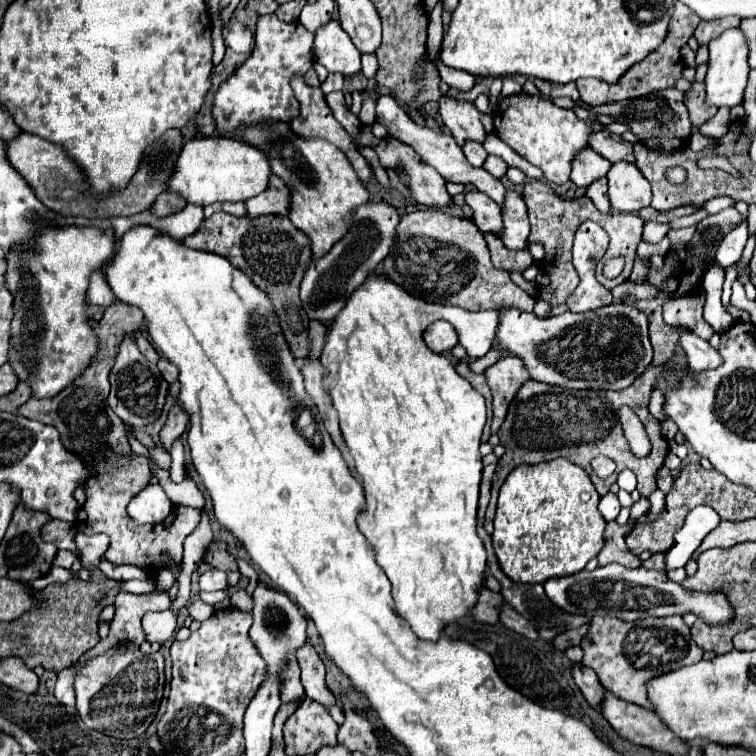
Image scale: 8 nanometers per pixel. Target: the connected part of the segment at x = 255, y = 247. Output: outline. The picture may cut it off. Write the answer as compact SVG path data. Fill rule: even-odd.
M214 213L210 219L204 219L202 227L194 235L186 237L182 243L192 249L218 253L226 257L234 267L242 269L254 281L254 285L260 287L264 293L268 293L268 297L272 299L286 341L290 343L290 351L298 359L298 363L302 361L302 357L310 353L308 315L306 311L302 311L298 291L306 267L312 261L312 249L310 239L300 229L296 229L288 217L268 215L268 221L264 221L264 217L248 219L248 217L234 217L228 213Z

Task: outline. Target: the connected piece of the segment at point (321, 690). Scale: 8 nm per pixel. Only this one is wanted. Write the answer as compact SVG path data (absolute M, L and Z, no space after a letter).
M306 641L296 651L300 669L302 669L302 685L306 689L306 695L324 707L332 707L336 703L336 697L324 683L324 663L310 641Z

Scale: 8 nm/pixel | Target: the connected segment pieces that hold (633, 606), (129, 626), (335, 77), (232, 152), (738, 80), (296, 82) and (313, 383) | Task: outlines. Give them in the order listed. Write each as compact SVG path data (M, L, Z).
M606 565L594 571L580 571L568 577L554 577L544 583L544 589L552 603L558 603L560 609L596 617L596 615L614 615L622 621L636 621L646 617L666 617L692 611L696 617L706 619L708 623L726 623L732 617L732 607L722 593L698 593L686 591L682 585L670 581L664 571L654 569L626 569L622 565Z
M156 591L154 595L132 595L132 593L120 593L114 601L116 615L110 625L110 633L106 639L102 639L94 649L90 649L86 655L82 655L82 661L88 661L110 647L116 647L122 641L132 641L136 645L146 641L144 629L142 629L142 617L148 611L166 611L170 607L170 599L166 591Z
M330 73L328 79L322 83L322 91L340 91L342 89L342 83L344 83L344 77L338 75L338 73Z
M200 137L184 145L172 179L168 181L170 191L178 191L188 203L210 205L216 201L248 201L250 197L266 191L272 175L270 159L246 141L230 137Z
M726 29L718 39L708 43L710 47L710 69L706 75L706 103L716 107L734 107L742 101L750 65L748 65L748 43L742 29Z
M294 77L294 79L292 79L292 89L294 89L296 99L300 101L300 117L292 119L292 123L290 123L292 131L296 131L296 135L302 135L304 139L320 137L320 139L326 139L328 143L336 145L336 147L338 147L338 149L340 149L340 151L342 151L342 153L352 161L352 165L354 165L354 169L356 169L358 177L360 177L364 183L370 183L370 181L372 181L372 177L374 177L372 167L370 167L370 165L368 165L368 161L360 155L360 151L356 149L356 145L354 145L352 137L350 137L350 135L344 131L344 127L334 119L334 115L332 115L330 107L328 107L328 105L326 105L326 101L324 101L324 93L322 93L320 89L308 87L308 85L304 83L304 79L302 79L302 77Z
M304 359L302 363L302 375L304 375L304 383L306 383L306 391L308 395L316 401L318 411L324 419L324 425L328 429L328 433L332 435L336 447L340 451L348 451L340 427L338 427L338 413L334 411L332 403L330 403L330 393L326 391L326 387L322 387L322 379L326 377L326 369L322 367L320 359Z

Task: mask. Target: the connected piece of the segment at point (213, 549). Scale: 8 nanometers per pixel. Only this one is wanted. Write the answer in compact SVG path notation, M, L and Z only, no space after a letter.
M212 541L204 553L204 563L208 563L214 569L222 569L222 571L238 571L236 559L228 553L228 545L224 541Z

